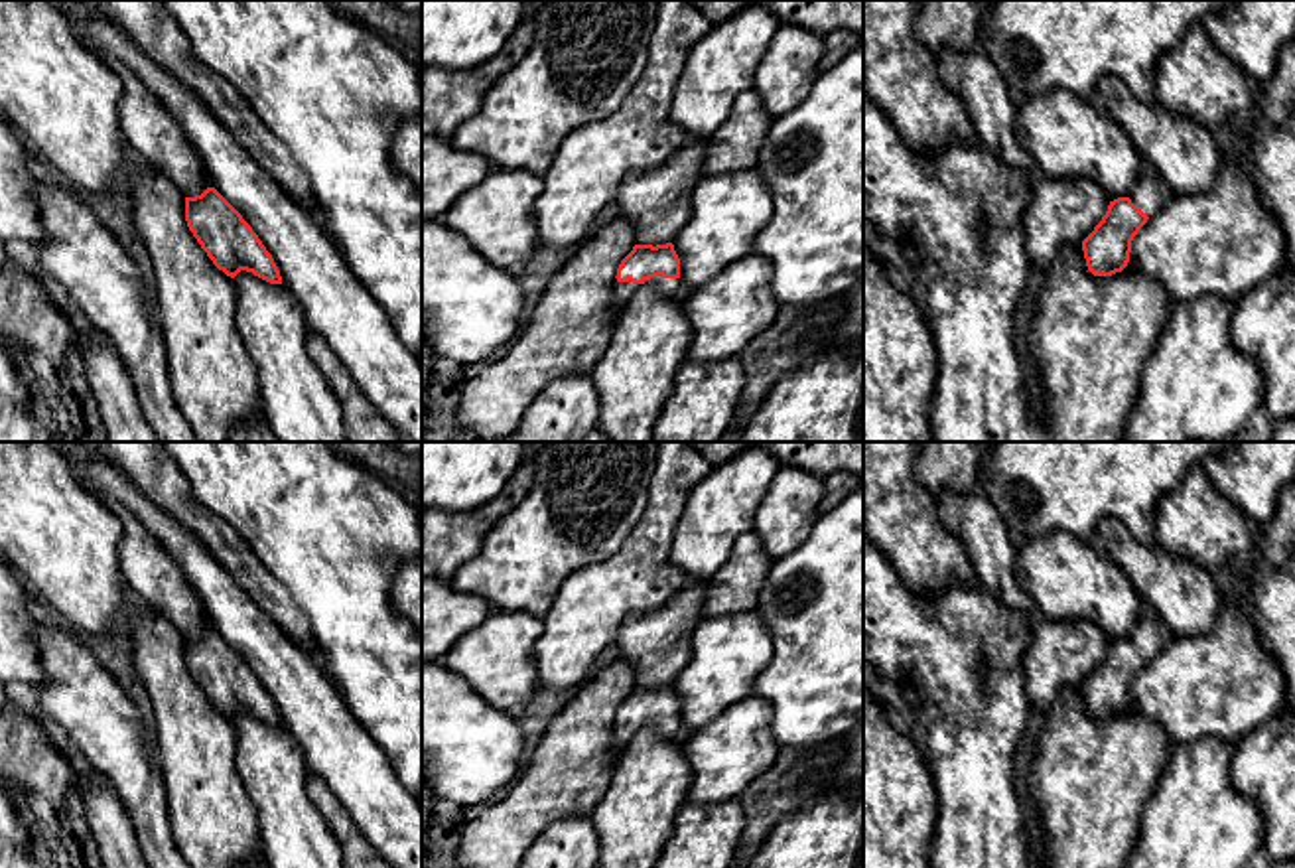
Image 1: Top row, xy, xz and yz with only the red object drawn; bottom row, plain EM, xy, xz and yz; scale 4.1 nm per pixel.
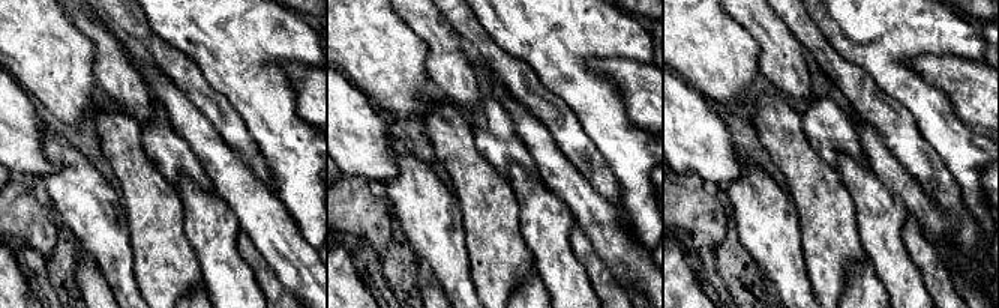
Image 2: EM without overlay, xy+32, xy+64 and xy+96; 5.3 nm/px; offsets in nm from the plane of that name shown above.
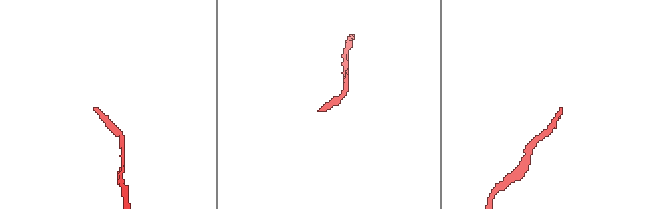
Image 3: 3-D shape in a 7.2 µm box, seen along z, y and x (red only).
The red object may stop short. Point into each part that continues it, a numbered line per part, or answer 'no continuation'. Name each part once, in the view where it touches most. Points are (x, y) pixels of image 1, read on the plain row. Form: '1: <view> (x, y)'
1: xz (669, 728)

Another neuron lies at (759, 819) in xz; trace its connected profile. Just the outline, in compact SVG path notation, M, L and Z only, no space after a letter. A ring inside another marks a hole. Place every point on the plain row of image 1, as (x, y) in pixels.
M838 742L781 748L775 763L755 777L737 799L745 813L745 829L729 868L745 868L775 825L783 817L802 811L818 795L810 775L826 771L838 758Z

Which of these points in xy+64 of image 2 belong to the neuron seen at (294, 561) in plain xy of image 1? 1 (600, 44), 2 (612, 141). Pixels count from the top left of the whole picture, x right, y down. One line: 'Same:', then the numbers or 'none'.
Same: 1, 2

